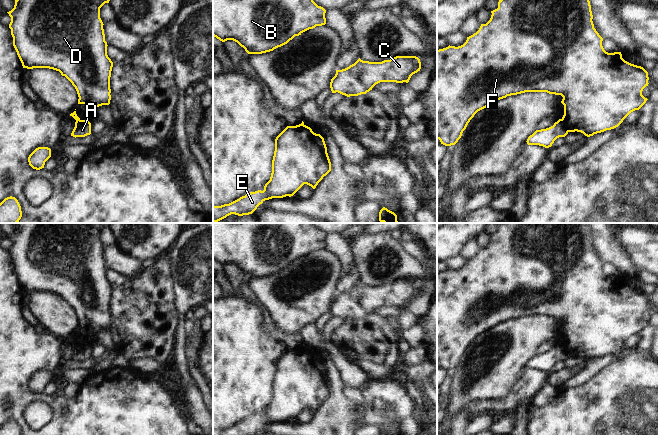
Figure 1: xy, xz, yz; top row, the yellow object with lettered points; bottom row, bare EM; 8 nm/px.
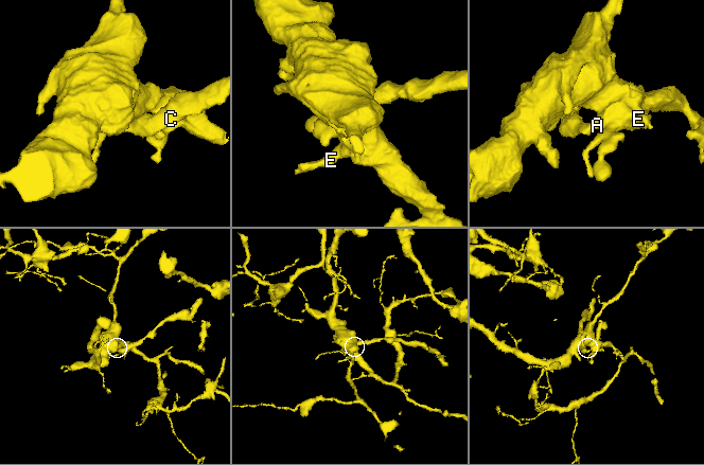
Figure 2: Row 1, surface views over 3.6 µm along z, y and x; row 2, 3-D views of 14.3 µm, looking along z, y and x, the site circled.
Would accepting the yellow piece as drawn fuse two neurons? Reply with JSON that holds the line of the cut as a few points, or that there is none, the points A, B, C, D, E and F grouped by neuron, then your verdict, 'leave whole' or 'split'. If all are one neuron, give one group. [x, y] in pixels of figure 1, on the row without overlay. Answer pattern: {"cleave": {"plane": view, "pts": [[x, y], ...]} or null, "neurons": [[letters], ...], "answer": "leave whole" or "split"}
{"cleave": {"plane": "yz", "pts": [[561, 343], [569, 355]]}, "neurons": [["A", "C"], ["B", "D", "E", "F"]], "answer": "split"}

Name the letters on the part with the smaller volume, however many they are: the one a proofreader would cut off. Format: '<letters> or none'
A, C

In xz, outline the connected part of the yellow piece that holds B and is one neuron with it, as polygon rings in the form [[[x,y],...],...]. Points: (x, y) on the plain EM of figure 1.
[[[213,223],[213,260],[222,266],[237,266],[248,278],[262,278],[287,268],[309,253],[325,249],[325,237],[313,223]]]

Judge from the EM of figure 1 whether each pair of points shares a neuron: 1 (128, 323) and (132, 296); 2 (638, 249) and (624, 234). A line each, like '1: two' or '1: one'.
1: one
2: one

